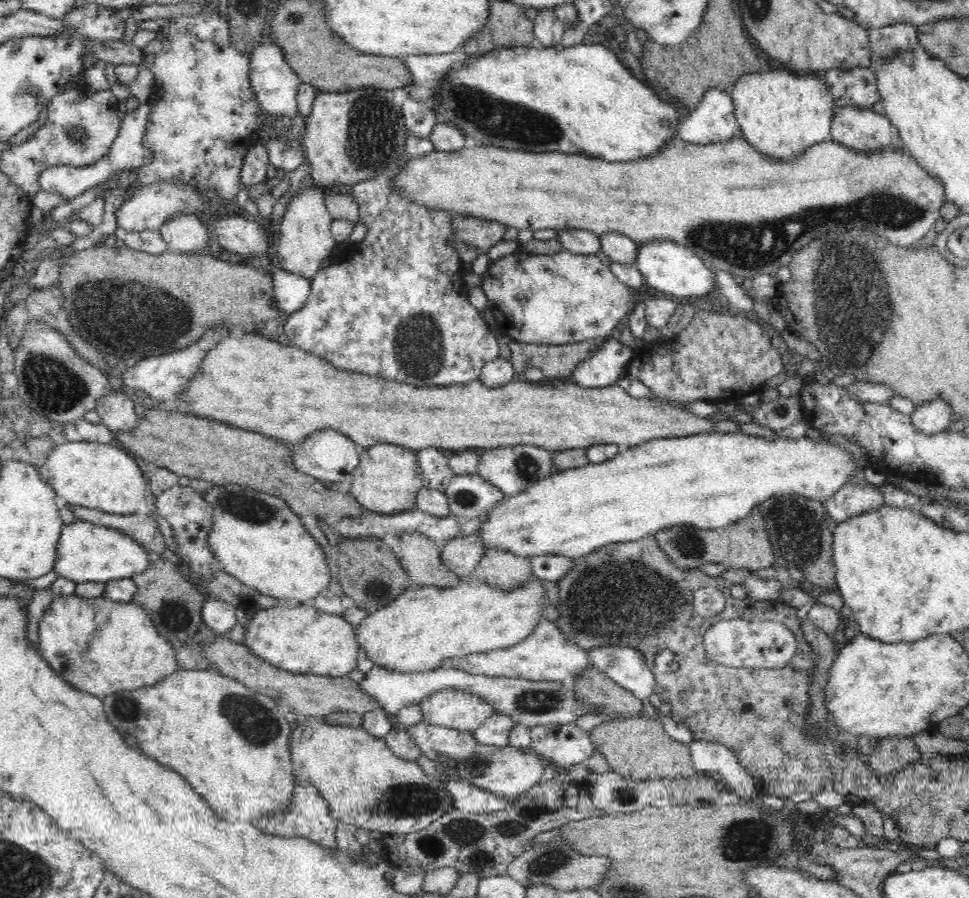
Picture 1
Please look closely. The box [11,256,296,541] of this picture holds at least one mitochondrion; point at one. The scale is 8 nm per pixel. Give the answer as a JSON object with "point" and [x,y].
{"point":[58,387]}

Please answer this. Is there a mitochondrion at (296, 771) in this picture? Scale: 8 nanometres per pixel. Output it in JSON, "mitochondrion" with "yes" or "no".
{"mitochondrion":"no"}

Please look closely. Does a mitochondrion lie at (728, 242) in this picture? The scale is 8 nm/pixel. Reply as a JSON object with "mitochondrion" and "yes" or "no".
{"mitochondrion":"yes"}

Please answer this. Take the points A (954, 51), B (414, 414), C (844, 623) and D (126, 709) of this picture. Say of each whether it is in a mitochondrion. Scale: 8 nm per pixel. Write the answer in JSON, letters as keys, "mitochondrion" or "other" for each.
{"A":"mitochondrion","B":"other","C":"other","D":"mitochondrion"}

